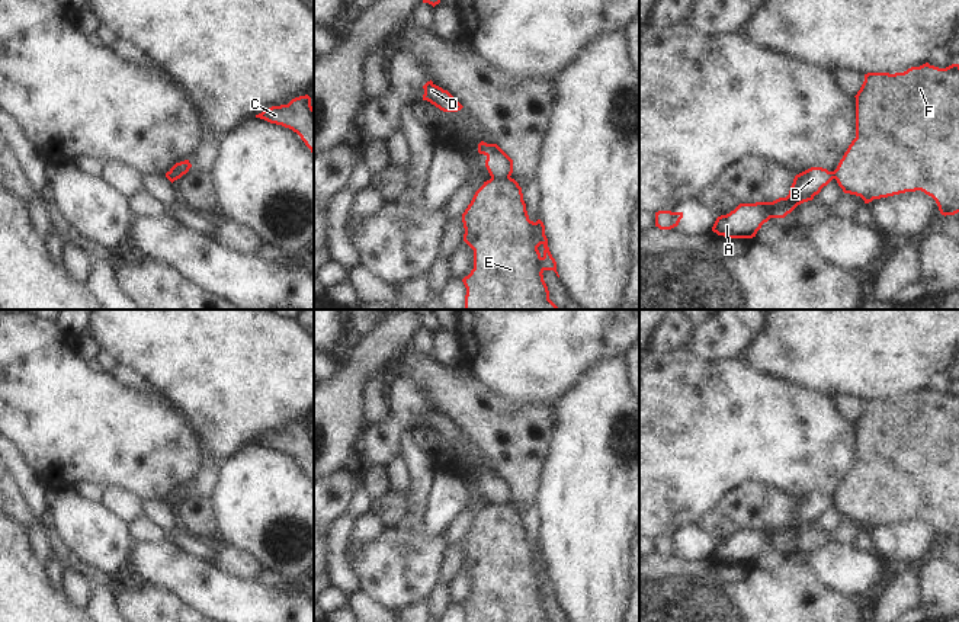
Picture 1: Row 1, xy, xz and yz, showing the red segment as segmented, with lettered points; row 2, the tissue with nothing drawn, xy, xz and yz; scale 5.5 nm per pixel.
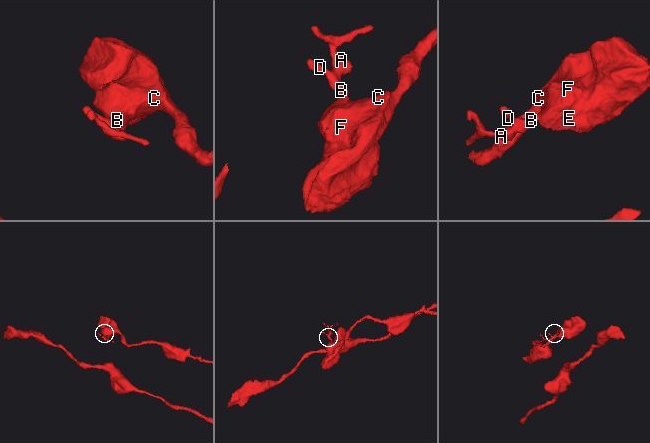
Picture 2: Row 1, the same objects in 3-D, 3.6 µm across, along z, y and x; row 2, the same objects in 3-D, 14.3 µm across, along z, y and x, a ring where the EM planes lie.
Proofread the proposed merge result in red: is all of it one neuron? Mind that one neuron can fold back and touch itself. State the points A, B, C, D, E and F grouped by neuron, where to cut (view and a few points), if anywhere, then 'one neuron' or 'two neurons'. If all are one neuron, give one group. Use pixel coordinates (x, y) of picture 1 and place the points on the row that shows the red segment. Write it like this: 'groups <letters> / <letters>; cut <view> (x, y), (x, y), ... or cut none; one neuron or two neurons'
groups A B D / C E F; cut xz (491, 176), (496, 179), (510, 178); two neurons

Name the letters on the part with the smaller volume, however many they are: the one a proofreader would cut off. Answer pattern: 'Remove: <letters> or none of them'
Remove: A, B, D

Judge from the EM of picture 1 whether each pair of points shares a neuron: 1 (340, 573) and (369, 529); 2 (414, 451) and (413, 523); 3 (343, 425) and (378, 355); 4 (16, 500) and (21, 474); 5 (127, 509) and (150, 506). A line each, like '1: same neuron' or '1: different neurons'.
1: different neurons
2: same neuron
3: same neuron
4: different neurons
5: different neurons

